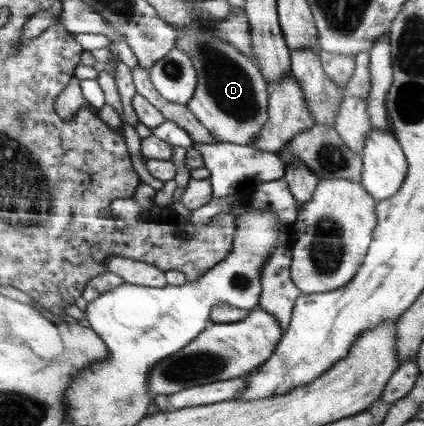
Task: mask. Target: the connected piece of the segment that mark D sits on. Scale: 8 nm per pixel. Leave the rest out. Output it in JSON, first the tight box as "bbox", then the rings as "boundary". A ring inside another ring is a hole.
{"bbox":[175,31,268,145],"boundary":[[[176,31],[175,47],[185,51],[192,59],[197,73],[197,88],[185,106],[206,127],[216,142],[250,145],[258,138],[268,121],[268,84],[260,68],[241,51],[219,37],[203,31]]]}

